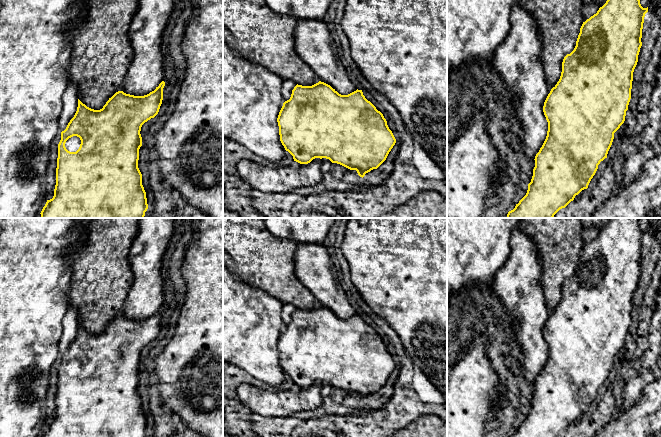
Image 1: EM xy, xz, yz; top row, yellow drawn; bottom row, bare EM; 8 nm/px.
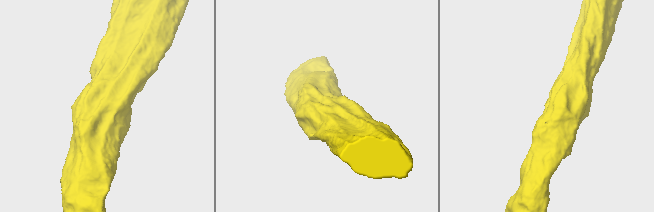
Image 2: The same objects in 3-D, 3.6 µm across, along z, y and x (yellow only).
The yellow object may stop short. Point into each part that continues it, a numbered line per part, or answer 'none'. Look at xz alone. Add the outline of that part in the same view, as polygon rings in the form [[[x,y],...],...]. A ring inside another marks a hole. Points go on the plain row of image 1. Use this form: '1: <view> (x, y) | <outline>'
none

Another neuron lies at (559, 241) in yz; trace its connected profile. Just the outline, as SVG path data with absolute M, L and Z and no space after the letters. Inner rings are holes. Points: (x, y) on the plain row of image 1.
M519 218L517 226L537 246L543 269L541 283L546 305L552 313L560 303L564 281L570 278L576 270L580 252L584 246L582 240L583 224L580 218Z

